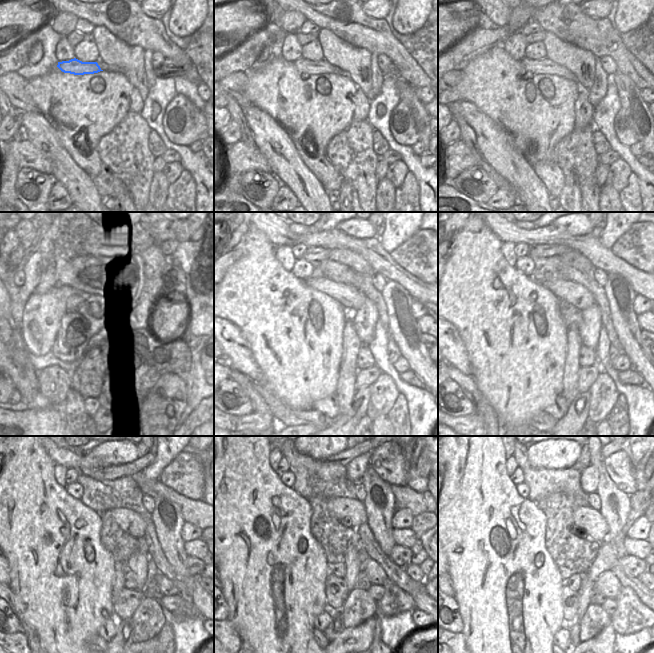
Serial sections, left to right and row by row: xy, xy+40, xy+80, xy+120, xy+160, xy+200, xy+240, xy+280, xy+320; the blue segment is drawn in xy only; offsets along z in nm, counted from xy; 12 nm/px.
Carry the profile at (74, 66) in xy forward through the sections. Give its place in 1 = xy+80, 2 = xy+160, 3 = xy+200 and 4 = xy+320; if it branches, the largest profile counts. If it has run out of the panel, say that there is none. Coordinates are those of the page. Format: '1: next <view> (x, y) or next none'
1: next xy+80 (535, 66)
2: next xy+160 (349, 297)
3: next xy+200 (581, 299)
4: next xy+320 (595, 509)

